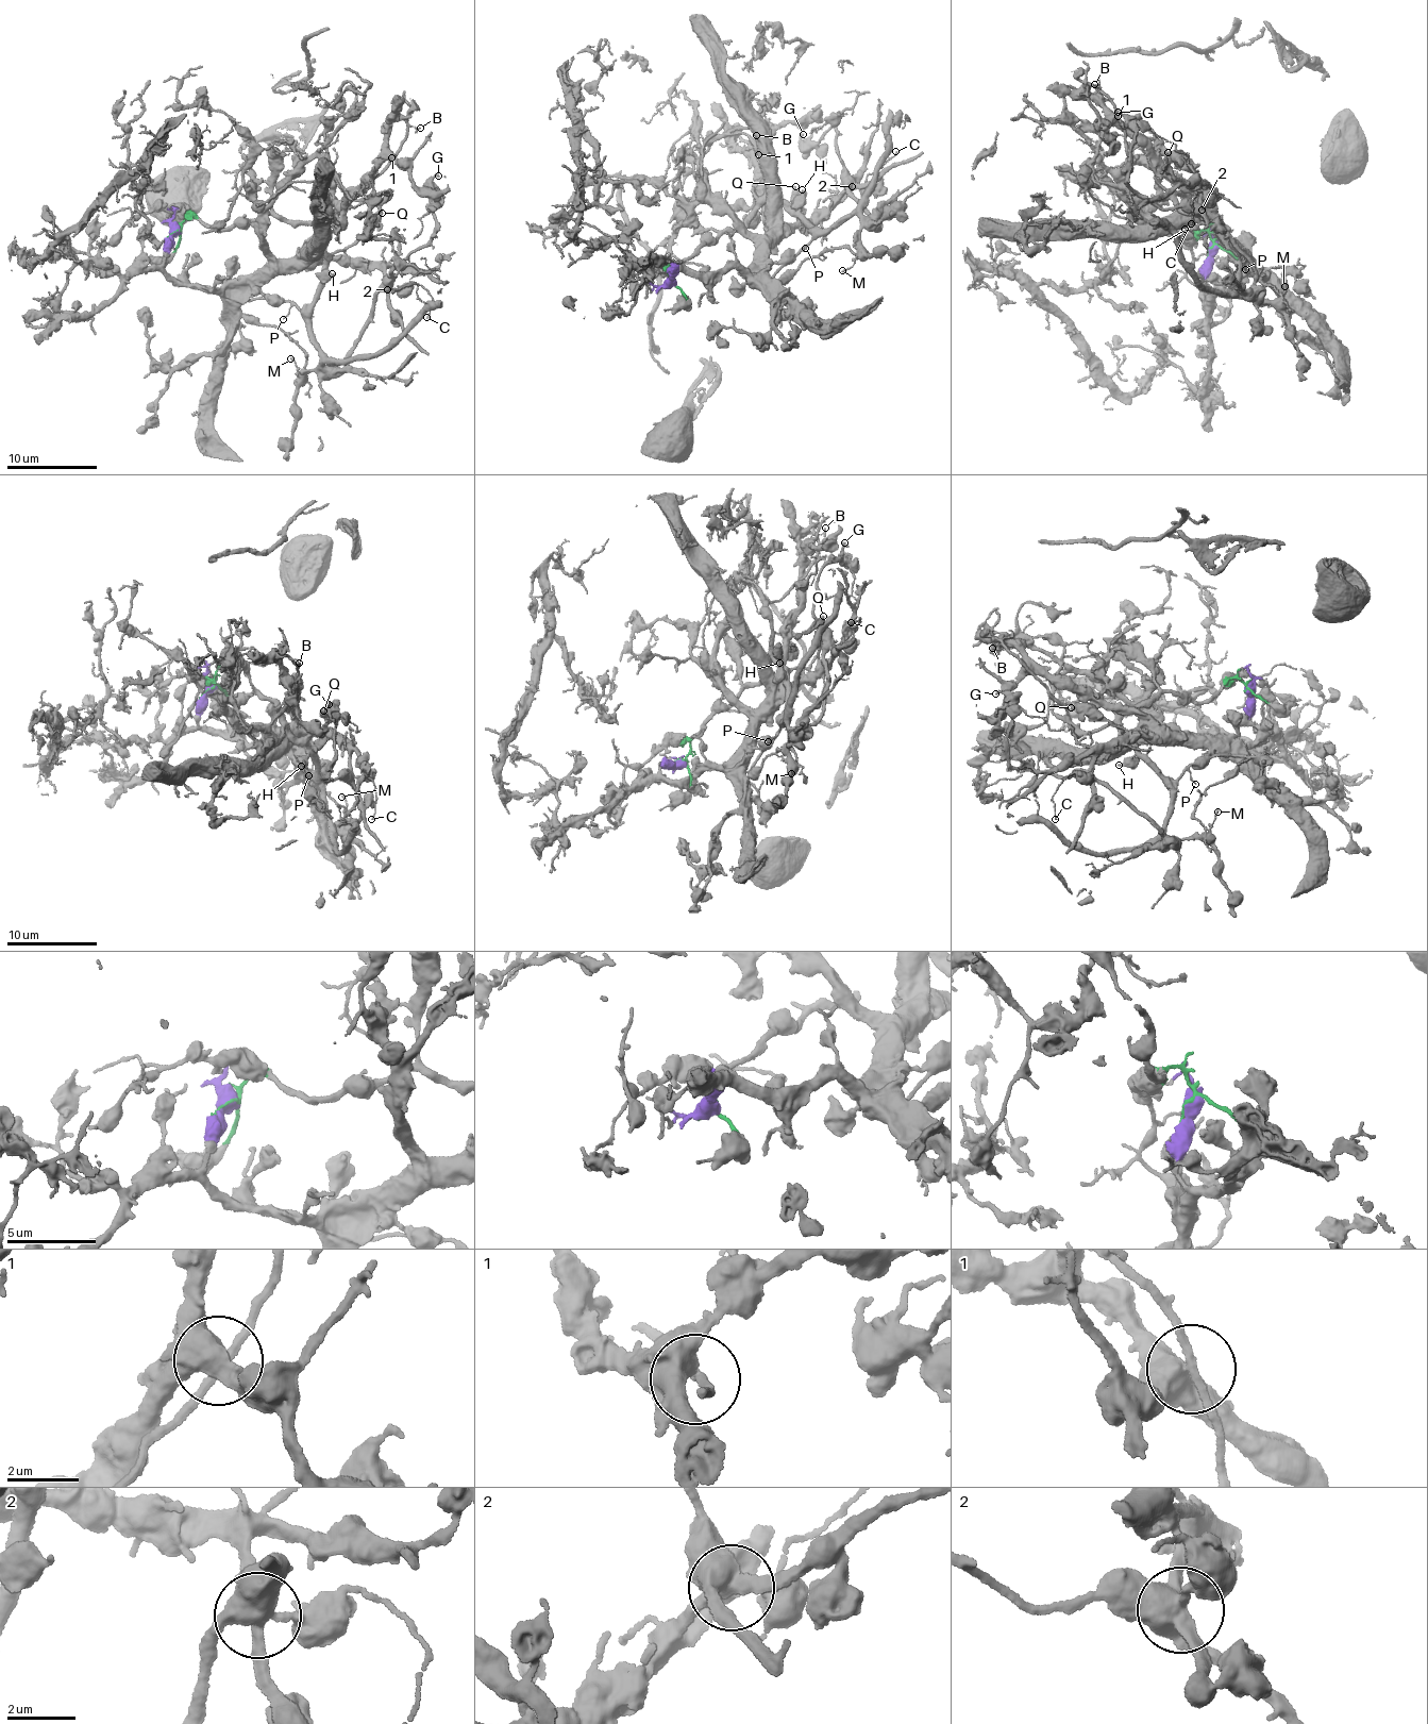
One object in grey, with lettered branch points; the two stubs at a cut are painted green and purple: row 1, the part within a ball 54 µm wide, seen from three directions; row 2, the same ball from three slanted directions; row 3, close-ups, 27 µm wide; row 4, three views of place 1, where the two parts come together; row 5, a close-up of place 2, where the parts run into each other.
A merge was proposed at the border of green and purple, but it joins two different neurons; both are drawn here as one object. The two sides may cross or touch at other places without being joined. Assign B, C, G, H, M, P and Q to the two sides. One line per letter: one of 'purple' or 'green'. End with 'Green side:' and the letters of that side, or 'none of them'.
B: green
C: green
G: green
H: green
M: green
P: green
Q: green
Green side: B, C, G, H, M, P, Q

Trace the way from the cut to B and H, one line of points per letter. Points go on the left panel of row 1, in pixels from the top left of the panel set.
B: (179, 230), (190, 214), (221, 229), (263, 216), (337, 230), (408, 128), (421, 127)
H: (179, 230), (190, 214), (221, 229), (244, 228), (263, 216), (302, 219), (317, 228), (324, 270), (333, 274)

